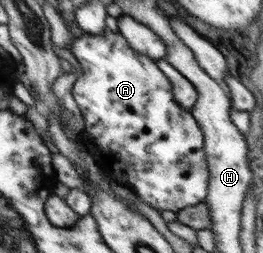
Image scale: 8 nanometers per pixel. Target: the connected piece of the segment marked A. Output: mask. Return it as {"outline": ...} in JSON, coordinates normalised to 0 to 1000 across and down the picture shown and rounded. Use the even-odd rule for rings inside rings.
{"outline":[[[407,107],[384,134],[323,130],[316,142],[300,142],[300,150],[281,150],[266,198],[312,265],[312,292],[297,300],[285,332],[278,332],[270,364],[323,478],[316,530],[346,538],[346,545],[384,577],[395,621],[380,652],[403,704],[430,727],[449,715],[475,723],[483,735],[498,739],[521,779],[601,838],[635,830],[673,846],[681,830],[711,822],[711,814],[738,814],[741,806],[776,798],[787,775],[787,747],[795,743],[795,664],[787,664],[787,625],[779,625],[779,601],[772,593],[772,522],[764,522],[741,462],[665,399],[650,320],[627,300],[624,285],[612,285],[593,241],[506,198],[460,130],[433,130]]]}

